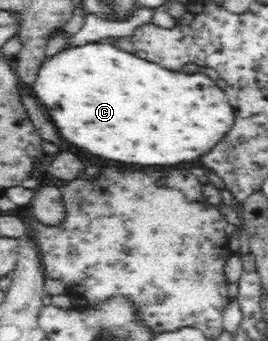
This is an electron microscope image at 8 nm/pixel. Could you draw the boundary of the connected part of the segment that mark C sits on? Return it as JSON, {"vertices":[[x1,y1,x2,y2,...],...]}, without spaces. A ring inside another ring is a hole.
{"vertices":[[106,41,62,49,47,59,29,88,59,135,73,147,101,159,135,165,177,165,199,159,234,125,233,109,221,83,205,74,170,71]]}

